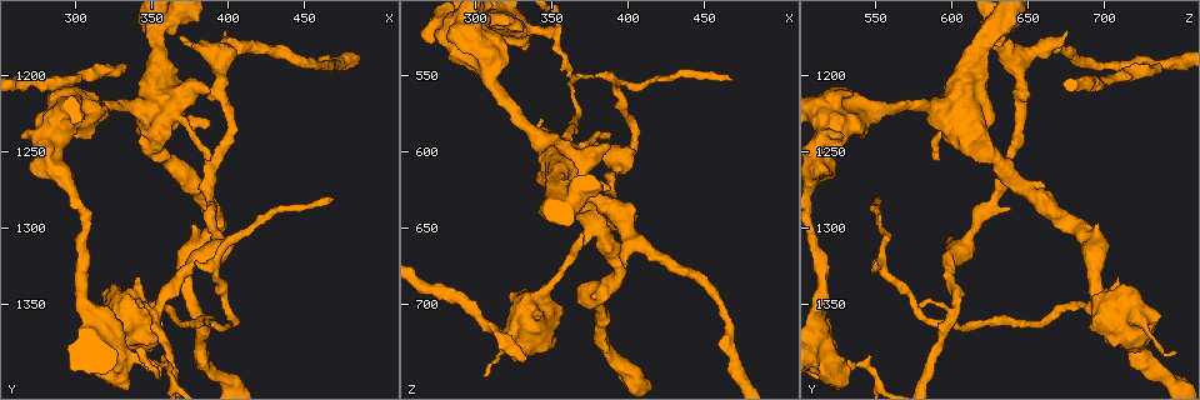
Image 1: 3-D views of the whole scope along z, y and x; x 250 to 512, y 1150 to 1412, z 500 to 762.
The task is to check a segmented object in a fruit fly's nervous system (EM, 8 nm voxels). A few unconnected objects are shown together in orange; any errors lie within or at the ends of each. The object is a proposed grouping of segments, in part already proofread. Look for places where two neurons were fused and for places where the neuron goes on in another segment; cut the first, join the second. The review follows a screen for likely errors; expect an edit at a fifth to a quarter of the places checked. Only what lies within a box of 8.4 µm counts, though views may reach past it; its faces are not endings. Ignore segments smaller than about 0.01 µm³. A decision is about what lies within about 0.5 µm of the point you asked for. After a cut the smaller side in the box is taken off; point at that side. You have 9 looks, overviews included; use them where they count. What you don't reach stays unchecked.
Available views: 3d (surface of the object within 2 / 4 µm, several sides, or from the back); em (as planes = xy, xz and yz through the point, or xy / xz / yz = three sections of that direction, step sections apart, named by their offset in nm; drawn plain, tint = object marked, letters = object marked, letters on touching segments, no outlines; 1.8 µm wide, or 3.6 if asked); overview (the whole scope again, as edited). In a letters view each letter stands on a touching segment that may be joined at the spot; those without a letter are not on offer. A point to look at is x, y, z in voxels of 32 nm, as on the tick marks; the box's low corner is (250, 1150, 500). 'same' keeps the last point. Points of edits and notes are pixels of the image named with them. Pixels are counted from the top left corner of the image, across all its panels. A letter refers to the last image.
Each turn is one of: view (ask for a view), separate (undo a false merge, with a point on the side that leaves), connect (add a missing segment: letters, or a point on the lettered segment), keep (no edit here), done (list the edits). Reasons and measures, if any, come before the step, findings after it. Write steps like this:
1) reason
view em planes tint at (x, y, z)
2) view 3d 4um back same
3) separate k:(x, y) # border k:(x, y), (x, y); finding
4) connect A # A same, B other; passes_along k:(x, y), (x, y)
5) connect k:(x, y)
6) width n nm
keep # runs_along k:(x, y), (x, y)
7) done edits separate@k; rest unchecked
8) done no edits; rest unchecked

long arm stops here
view 3d 2um at (330, 1194, 740)

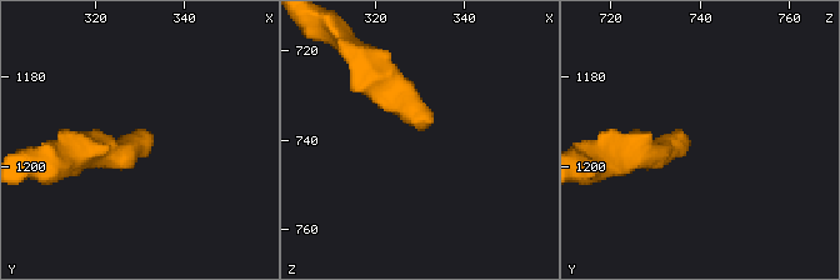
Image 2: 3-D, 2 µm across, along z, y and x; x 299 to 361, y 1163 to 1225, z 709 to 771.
view em yz step 4 letters at (331, 1195, 738)

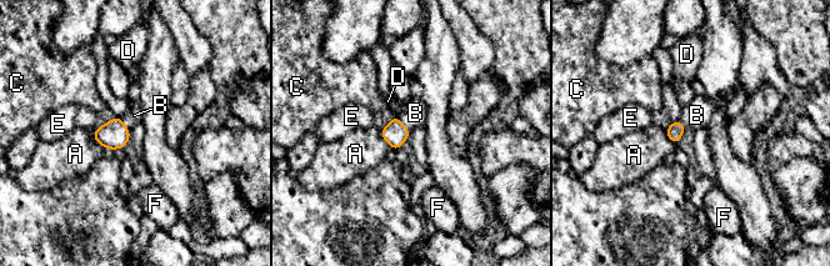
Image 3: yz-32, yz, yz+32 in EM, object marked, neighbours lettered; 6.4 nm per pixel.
view em planes letters same

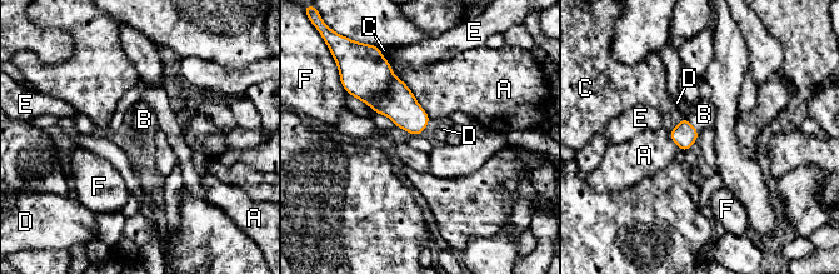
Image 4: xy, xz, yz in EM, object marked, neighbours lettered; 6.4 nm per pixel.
longest_contact A 320 nm
connect B # A other, B same, C other, D other, E other, F other; the neuron continues

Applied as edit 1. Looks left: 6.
stops while still wide
view em planes plain at (340, 1332, 710)

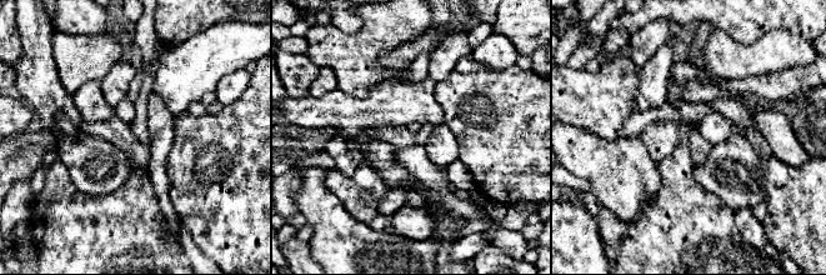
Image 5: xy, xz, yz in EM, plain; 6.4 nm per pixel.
what lies round it
view em planes letters same

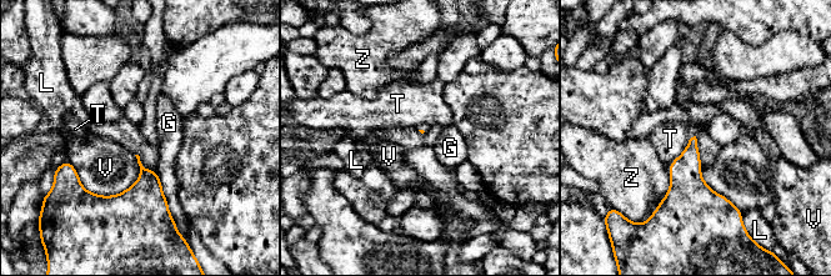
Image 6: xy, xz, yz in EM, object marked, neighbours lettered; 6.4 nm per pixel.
keep # G other, L other, T other, V other, Z other; border 6:(689, 140), (685, 149), (669, 166); no lettered segment goes on from it

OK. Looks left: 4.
thin end
view 3d 4um at (378, 1324, 548)

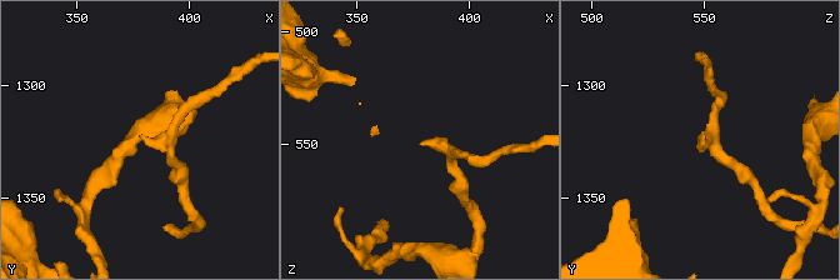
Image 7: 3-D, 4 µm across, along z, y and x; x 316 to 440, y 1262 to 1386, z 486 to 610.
shape alone is not enough
view em planes plain at (378, 1323, 549)

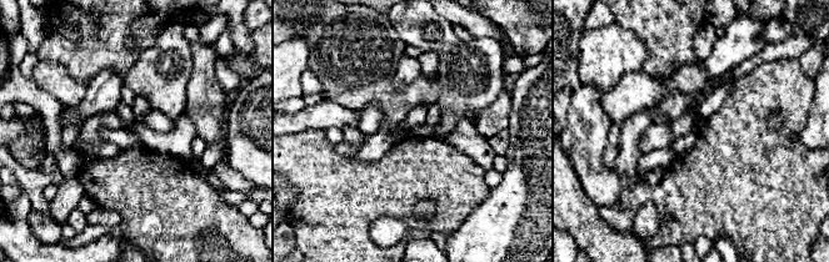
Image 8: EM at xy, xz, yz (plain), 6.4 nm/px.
view em planes letters same

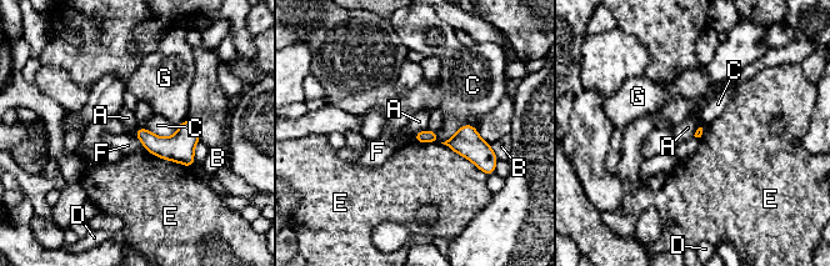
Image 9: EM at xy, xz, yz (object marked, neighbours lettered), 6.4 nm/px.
keep # A other, B other, C other, D other, E other, F other, G other; border 9:(426, 129), (414, 135); none of them fits

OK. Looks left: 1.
thin end
view em planes letters at (468, 1282, 554)

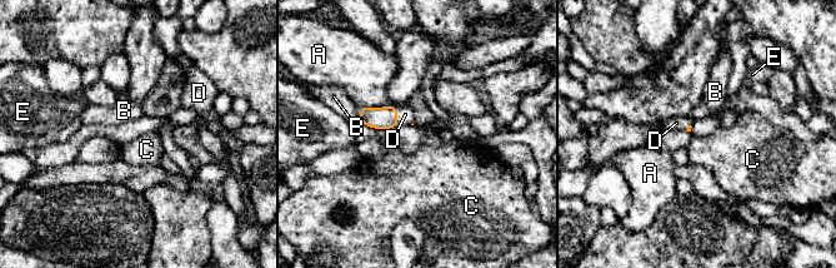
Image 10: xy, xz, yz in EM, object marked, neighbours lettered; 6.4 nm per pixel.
connect D # A other, B other, C other, D same, E other; passes_along 10:(379, 118), (396, 115), (405, 114); the neuron continues

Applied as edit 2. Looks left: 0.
done edits connect@4, connect@10; rest unchecked

